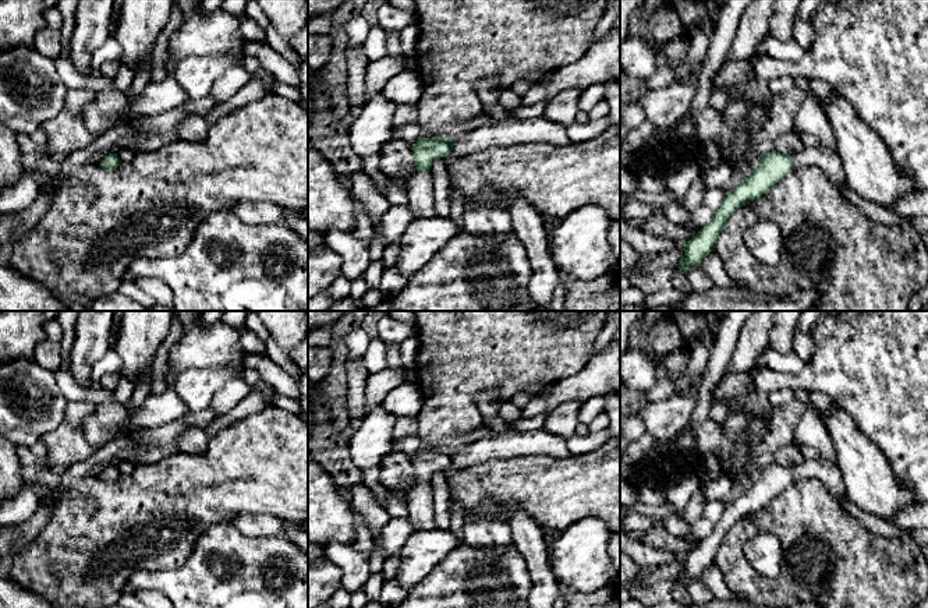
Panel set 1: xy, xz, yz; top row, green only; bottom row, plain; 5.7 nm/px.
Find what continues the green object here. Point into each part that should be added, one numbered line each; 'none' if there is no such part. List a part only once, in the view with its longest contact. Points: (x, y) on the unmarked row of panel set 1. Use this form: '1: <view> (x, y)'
1: xz (421, 515)

